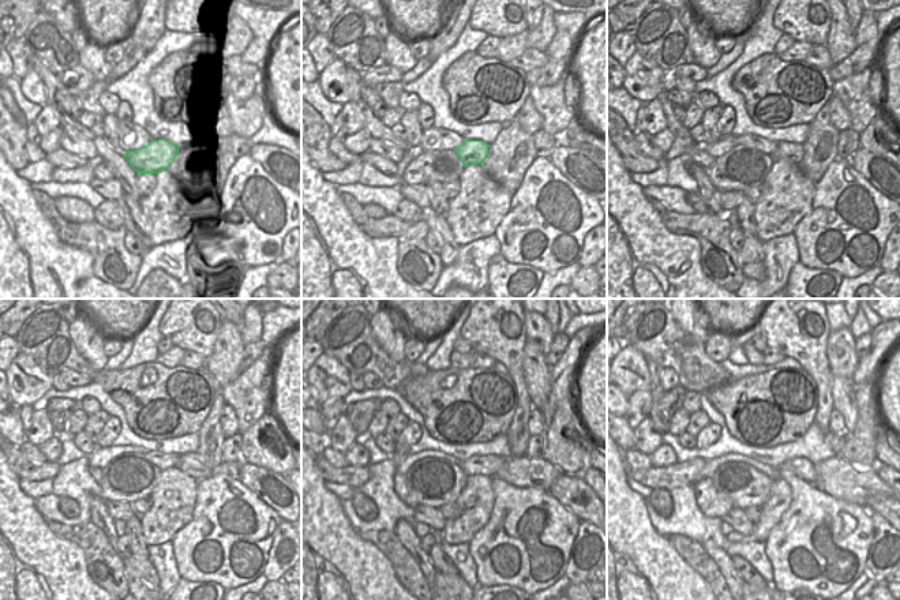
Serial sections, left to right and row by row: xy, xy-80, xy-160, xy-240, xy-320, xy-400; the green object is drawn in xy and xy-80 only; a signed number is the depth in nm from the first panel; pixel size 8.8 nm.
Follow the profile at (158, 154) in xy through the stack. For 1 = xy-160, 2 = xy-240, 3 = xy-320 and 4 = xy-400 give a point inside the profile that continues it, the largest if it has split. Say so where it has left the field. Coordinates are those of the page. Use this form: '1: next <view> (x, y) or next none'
1: next xy-160 (790, 152)
2: next xy-240 (191, 464)
3: next xy-320 (524, 472)
4: next xy-400 (837, 477)

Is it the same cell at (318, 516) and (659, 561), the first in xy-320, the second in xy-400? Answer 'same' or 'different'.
same

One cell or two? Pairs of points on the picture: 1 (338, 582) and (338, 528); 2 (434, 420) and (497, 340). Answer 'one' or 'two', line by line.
1: one
2: two

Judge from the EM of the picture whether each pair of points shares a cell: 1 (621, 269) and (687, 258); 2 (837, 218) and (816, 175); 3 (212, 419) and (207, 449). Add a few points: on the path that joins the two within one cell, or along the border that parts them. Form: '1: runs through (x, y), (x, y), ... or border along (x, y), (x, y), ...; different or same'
1: runs through (637, 269), (664, 269), (671, 263); same
2: border along (836, 157), (816, 184); different
3: runs through (212, 426), (210, 442); same

